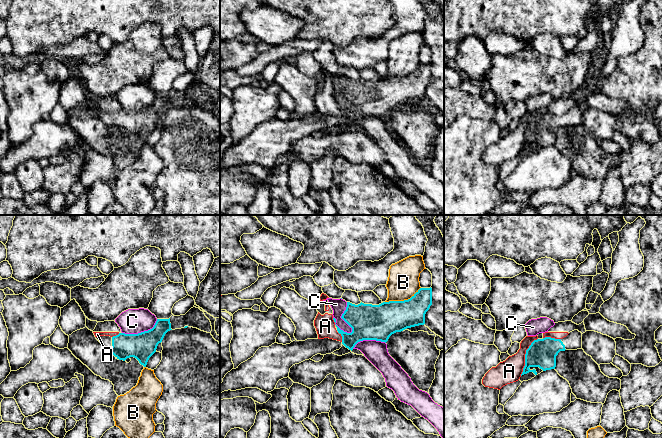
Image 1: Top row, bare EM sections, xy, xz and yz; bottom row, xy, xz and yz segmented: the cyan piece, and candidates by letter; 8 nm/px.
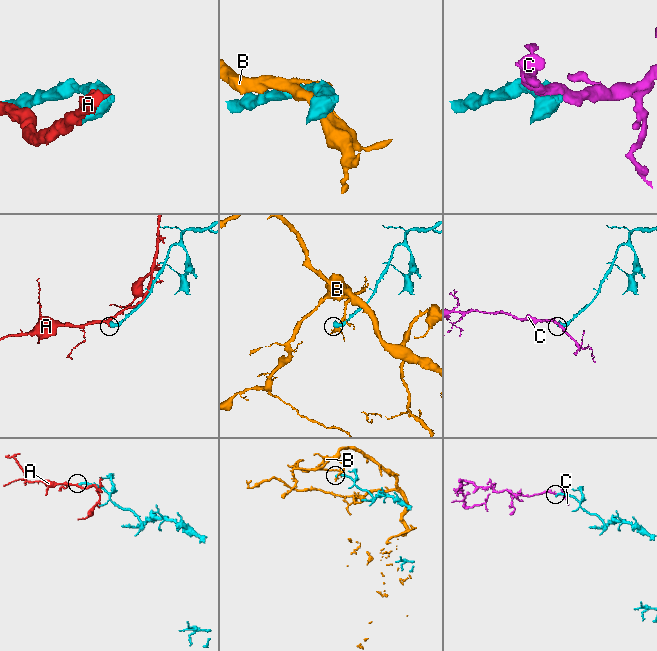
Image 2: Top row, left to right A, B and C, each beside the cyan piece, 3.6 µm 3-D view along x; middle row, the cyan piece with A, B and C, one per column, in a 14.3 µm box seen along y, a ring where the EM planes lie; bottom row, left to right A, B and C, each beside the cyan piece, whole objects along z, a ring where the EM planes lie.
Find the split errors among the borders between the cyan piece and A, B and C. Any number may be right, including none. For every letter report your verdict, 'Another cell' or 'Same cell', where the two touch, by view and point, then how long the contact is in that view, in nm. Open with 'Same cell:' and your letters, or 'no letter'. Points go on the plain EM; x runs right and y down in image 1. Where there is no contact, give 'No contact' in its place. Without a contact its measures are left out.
Same cell: no letter
A: Another cell. Touches cyan at yz (525, 132). Shared border 340 nm
B: Another cell. Touches cyan at xz (402, 77). Shared border 320 nm
C: Another cell. Touches cyan at xz (341, 93). Shared border 260 nm

